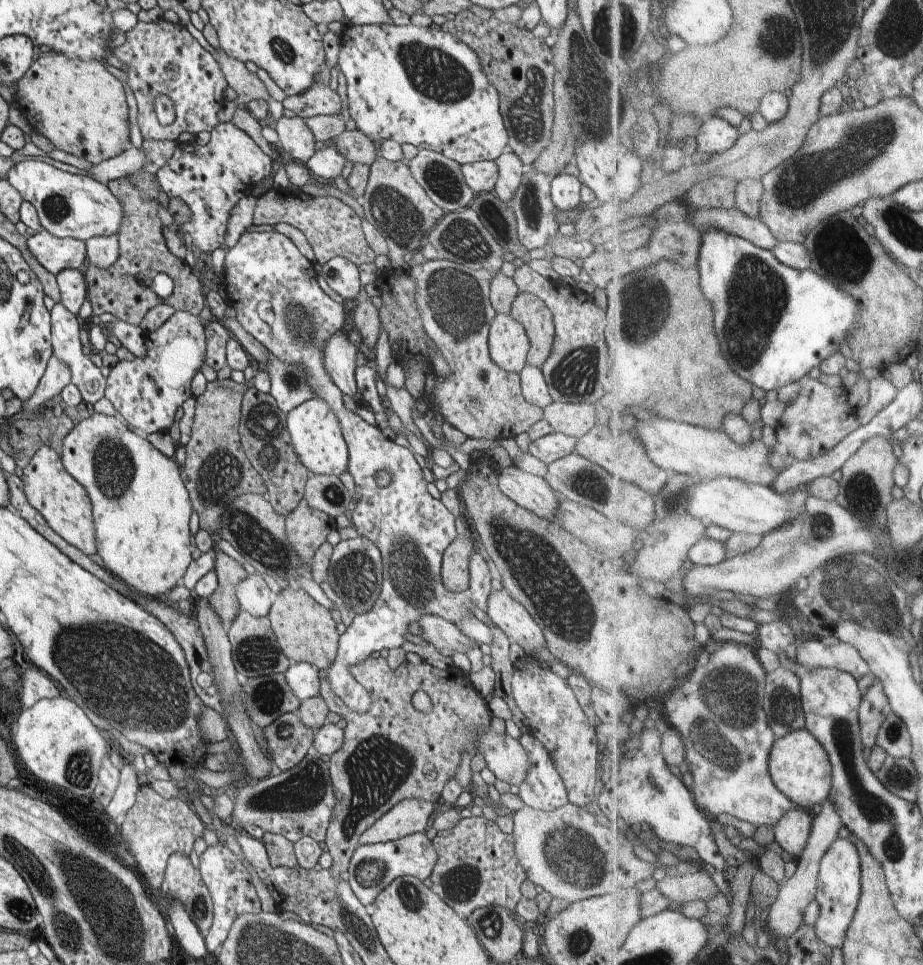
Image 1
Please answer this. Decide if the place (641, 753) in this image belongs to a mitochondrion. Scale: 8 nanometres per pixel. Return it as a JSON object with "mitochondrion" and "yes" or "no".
{"mitochondrion":"no"}

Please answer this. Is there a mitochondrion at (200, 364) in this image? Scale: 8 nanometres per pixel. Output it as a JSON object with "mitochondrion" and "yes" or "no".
{"mitochondrion":"no"}

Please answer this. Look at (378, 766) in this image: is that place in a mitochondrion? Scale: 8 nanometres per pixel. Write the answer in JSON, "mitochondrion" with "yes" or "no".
{"mitochondrion":"yes"}

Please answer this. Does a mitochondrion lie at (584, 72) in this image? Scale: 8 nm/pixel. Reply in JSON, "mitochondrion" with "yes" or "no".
{"mitochondrion":"yes"}

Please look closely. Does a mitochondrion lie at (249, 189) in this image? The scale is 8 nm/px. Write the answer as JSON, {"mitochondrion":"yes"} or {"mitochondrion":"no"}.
{"mitochondrion":"no"}

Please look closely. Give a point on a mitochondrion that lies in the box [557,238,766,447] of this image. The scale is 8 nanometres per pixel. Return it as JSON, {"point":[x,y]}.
{"point":[640,300]}

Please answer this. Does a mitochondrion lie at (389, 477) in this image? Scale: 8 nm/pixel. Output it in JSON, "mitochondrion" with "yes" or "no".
{"mitochondrion":"no"}

